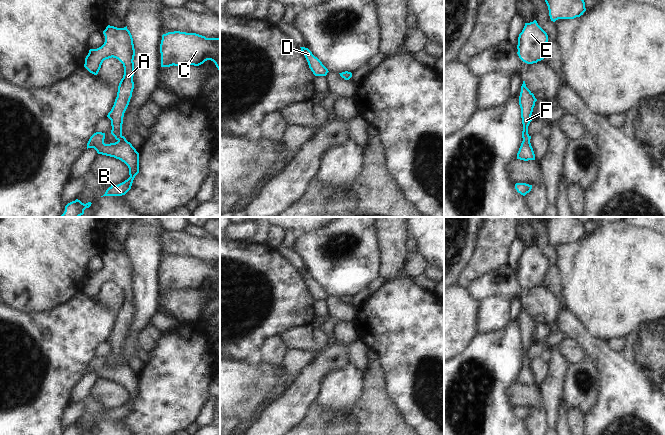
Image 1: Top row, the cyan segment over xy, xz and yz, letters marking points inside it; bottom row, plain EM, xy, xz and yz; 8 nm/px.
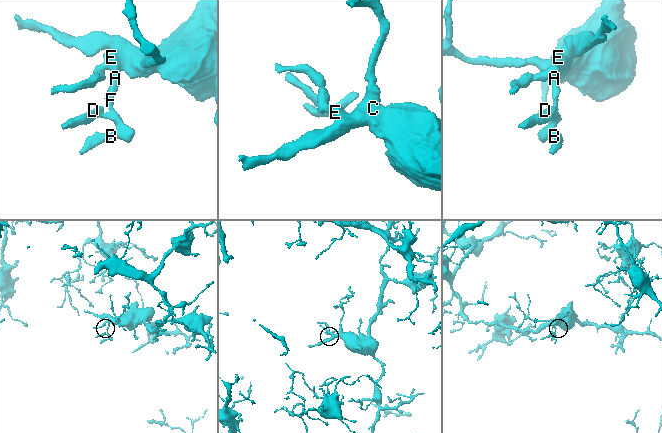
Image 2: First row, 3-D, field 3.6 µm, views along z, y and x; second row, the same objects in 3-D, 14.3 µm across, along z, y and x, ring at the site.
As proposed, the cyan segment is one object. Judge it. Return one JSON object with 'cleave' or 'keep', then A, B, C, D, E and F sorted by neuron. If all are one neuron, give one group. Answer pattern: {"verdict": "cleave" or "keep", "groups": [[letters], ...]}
{"verdict": "keep", "groups": [["A", "B", "C", "D", "E", "F"]]}

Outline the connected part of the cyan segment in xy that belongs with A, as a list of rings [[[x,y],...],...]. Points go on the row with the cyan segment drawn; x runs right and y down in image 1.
[[[108,25],[103,31],[104,44],[97,49],[90,49],[85,58],[84,67],[92,74],[97,75],[104,60],[118,59],[124,67],[117,97],[107,117],[111,120],[111,134],[117,140],[115,143],[105,144],[105,133],[94,133],[88,143],[88,148],[94,148],[98,154],[114,157],[124,162],[129,168],[130,177],[118,185],[111,185],[103,196],[125,195],[132,186],[135,176],[139,173],[139,153],[122,135],[124,113],[129,105],[134,89],[134,56],[133,38],[127,26],[117,28]]]

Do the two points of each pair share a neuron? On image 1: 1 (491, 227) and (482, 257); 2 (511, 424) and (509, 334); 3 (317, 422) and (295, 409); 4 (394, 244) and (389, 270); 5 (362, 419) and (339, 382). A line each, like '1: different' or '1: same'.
1: same
2: same
3: different
4: same
5: different

